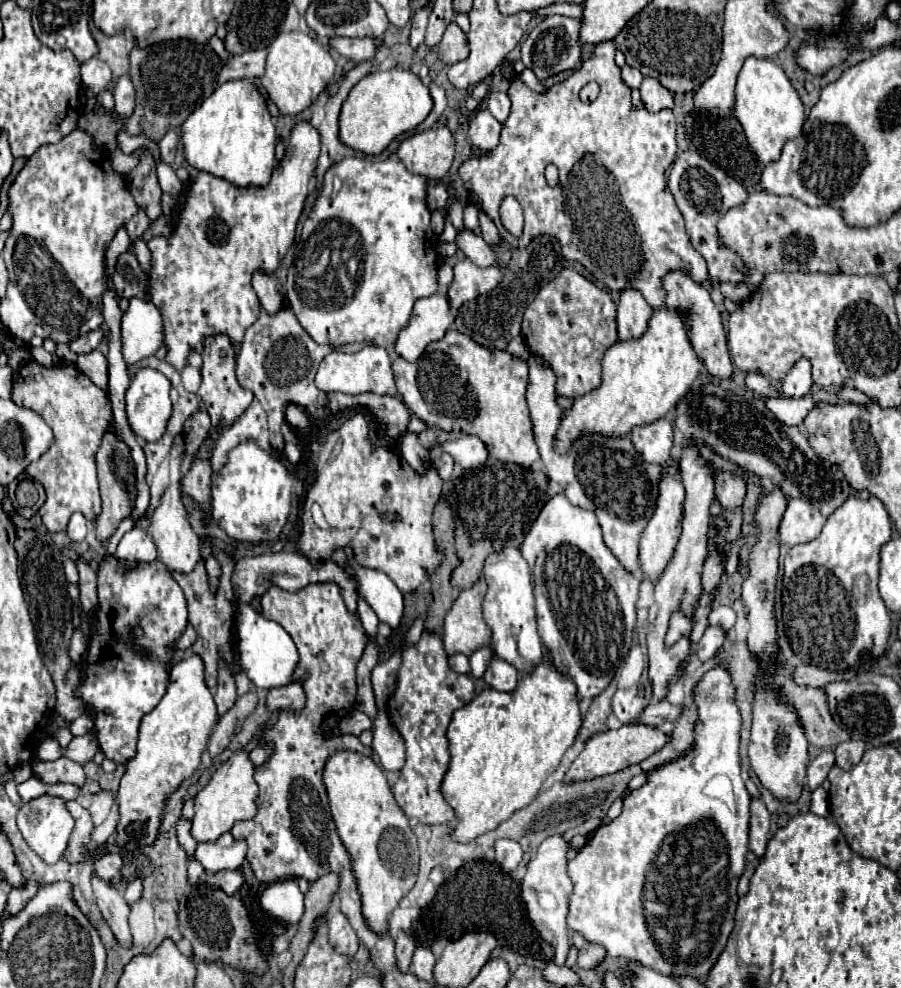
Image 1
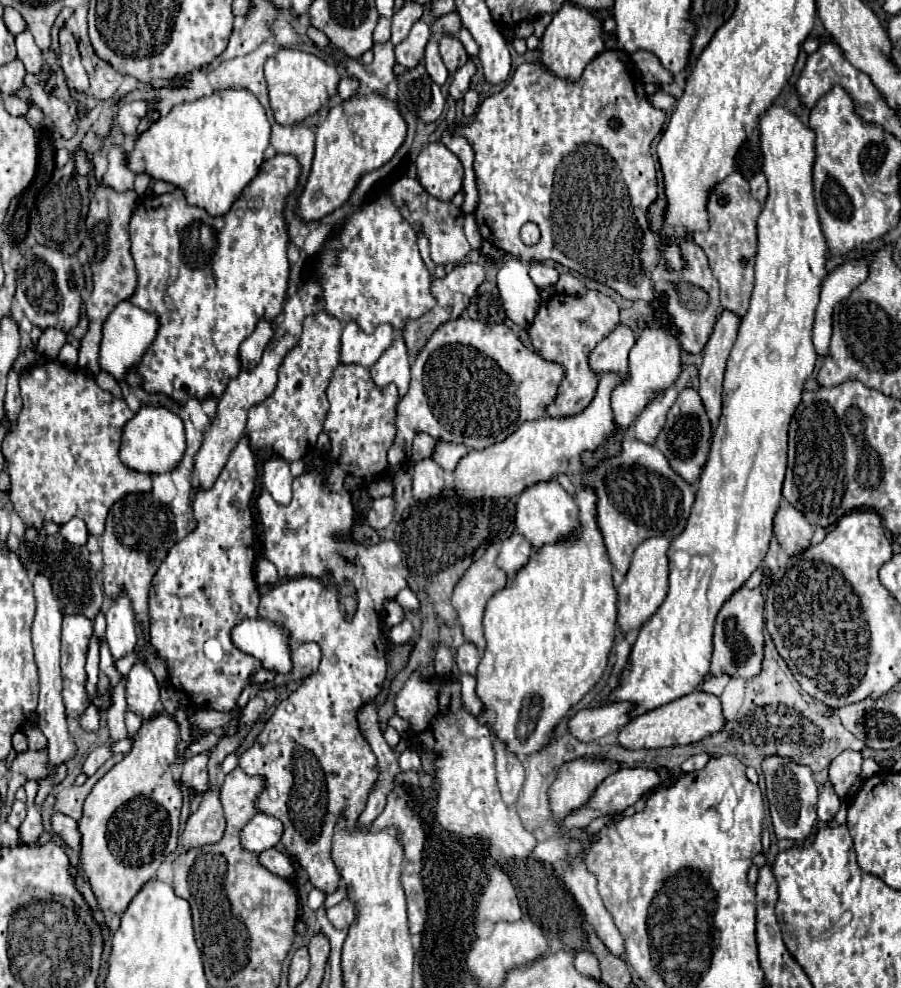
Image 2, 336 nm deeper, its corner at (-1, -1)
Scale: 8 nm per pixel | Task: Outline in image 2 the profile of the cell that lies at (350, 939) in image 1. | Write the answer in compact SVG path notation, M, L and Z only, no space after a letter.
M343 898L339 904L327 908L327 918L339 930L349 928L349 924L355 918L355 906L353 906L353 902L349 898Z

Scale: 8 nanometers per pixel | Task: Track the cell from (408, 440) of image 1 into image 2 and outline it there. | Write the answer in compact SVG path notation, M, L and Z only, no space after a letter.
M425 458L415 464L415 476L413 476L413 496L417 500L431 498L433 494L439 494L443 490L443 470L437 466L431 458Z

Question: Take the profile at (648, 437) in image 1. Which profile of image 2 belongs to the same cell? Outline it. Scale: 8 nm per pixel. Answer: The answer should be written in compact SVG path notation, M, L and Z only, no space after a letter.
M695 388L681 390L673 406L669 408L665 426L655 440L655 446L665 454L669 466L673 466L673 470L677 470L677 474L681 474L681 478L685 478L685 482L689 484L695 484L699 480L699 474L707 462L711 446L711 430L713 428L709 416L705 414L705 406L701 406L701 396L697 394L697 390Z

